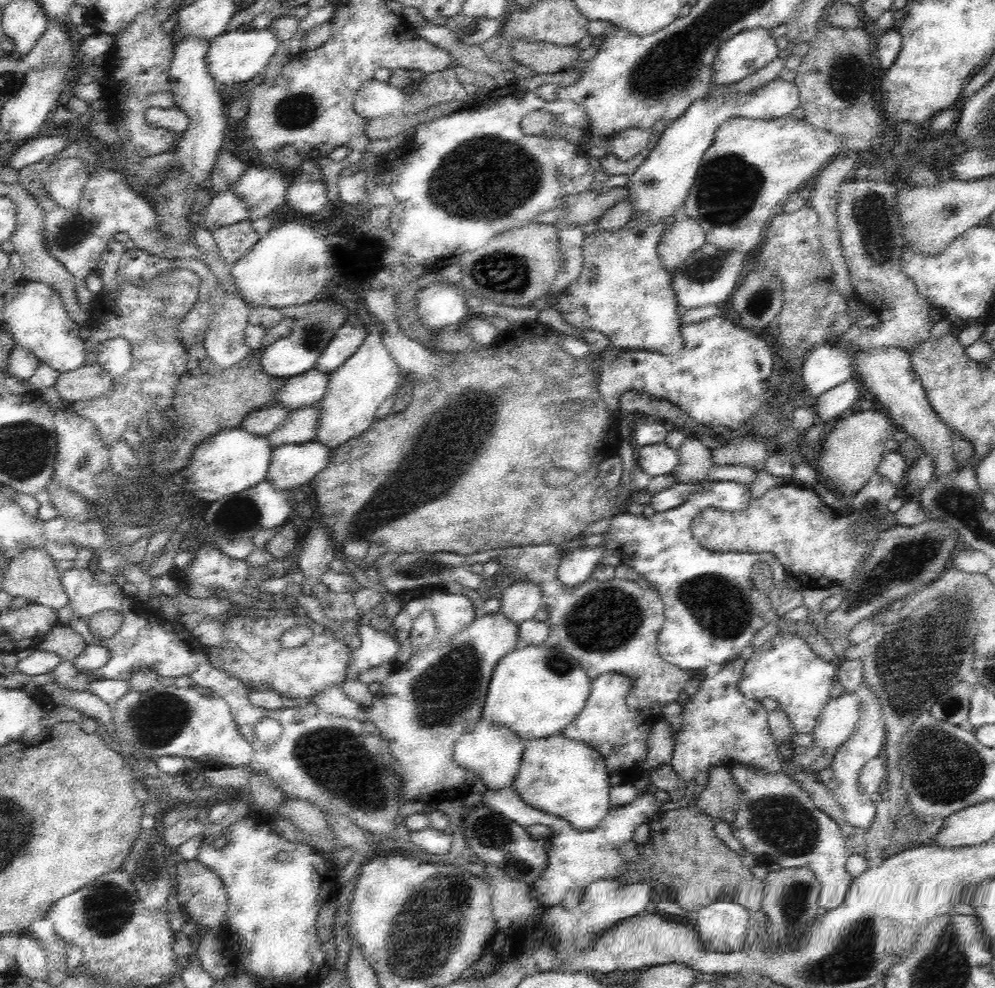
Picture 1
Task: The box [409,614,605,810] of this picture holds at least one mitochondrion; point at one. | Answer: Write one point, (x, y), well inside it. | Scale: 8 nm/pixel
(561, 662)

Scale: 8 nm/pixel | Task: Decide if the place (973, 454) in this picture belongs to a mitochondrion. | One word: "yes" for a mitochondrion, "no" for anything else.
no

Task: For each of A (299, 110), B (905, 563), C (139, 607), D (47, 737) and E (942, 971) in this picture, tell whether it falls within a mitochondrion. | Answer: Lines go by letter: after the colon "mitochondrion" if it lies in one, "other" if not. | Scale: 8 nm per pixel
A: mitochondrion
B: mitochondrion
C: other
D: other
E: mitochondrion

